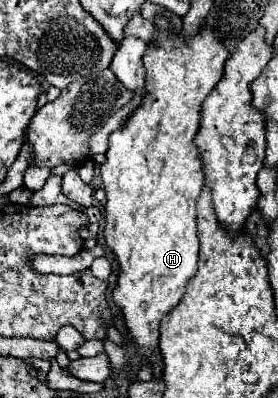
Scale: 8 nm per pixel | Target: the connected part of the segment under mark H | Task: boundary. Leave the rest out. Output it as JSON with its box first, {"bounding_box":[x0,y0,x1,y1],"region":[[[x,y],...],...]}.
{"bounding_box":[100,17,228,361],"region":[[[156,17],[156,37],[144,53],[146,85],[142,93],[142,103],[132,111],[126,125],[110,135],[110,149],[106,151],[106,161],[100,165],[104,191],[106,191],[106,227],[104,237],[110,251],[114,251],[120,263],[120,275],[114,289],[114,303],[122,309],[126,327],[134,341],[138,343],[142,361],[158,349],[158,325],[162,317],[178,305],[184,295],[188,279],[198,269],[198,235],[196,235],[196,199],[204,185],[202,159],[194,143],[202,101],[222,79],[224,61],[228,59],[228,49],[220,43],[216,33],[202,25],[196,35],[184,37],[166,17]]]}

